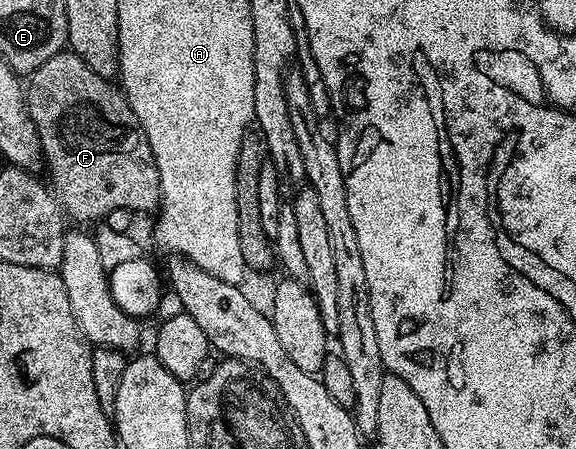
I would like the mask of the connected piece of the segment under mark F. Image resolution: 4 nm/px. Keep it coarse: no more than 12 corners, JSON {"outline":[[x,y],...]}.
{"outline":[[71,51],[28,74],[62,207],[162,204],[124,92]]}

